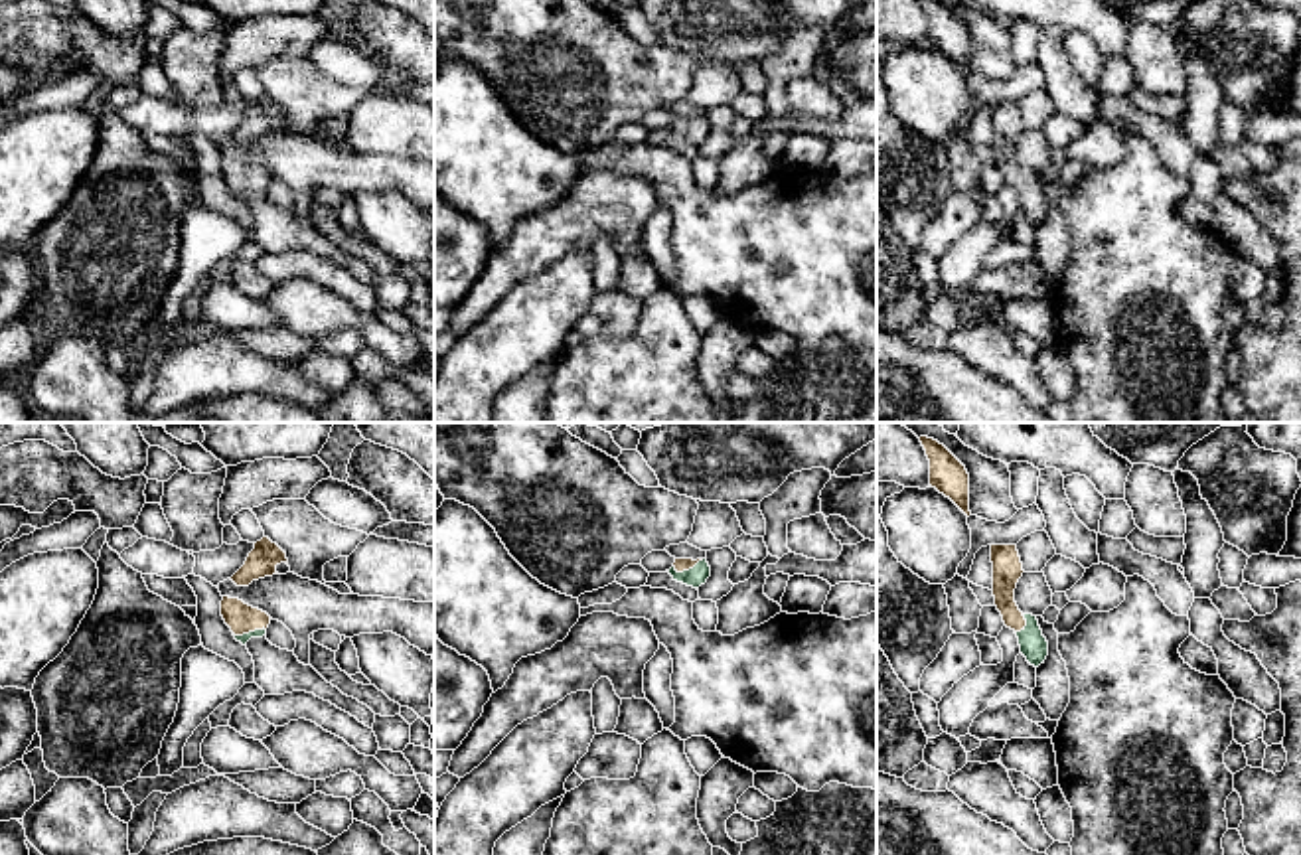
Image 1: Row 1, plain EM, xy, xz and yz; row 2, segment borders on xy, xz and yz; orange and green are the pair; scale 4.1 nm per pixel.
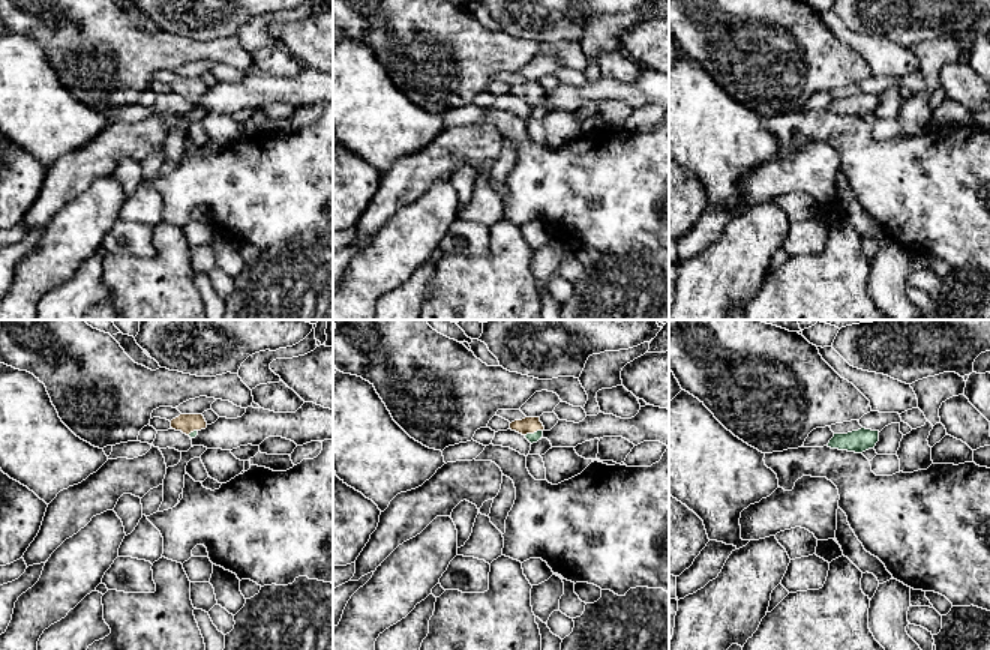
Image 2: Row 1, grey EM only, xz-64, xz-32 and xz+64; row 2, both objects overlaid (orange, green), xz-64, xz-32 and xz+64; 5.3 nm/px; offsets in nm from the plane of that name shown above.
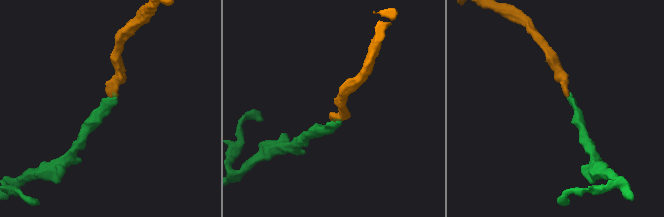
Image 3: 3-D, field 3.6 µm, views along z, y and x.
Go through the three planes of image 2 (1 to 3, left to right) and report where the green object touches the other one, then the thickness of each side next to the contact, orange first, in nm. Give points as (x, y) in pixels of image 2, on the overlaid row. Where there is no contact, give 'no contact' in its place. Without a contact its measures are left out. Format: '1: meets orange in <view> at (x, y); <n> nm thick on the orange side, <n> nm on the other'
1: meets orange in xz-64 at (192, 431); 100 nm thick on the orange side, 40 nm on the other
2: meets orange in xz-32 at (533, 433); 90 nm thick on the orange side, 50 nm on the other
3: no contact

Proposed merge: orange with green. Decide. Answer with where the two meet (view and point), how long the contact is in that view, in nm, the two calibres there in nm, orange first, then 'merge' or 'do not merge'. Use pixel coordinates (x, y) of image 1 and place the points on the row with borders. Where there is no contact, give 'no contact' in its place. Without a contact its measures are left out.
meets orange in xy at (249, 630); contact 140 nm long; 120 nm thick on the orange side, 40 nm on the other; merge

